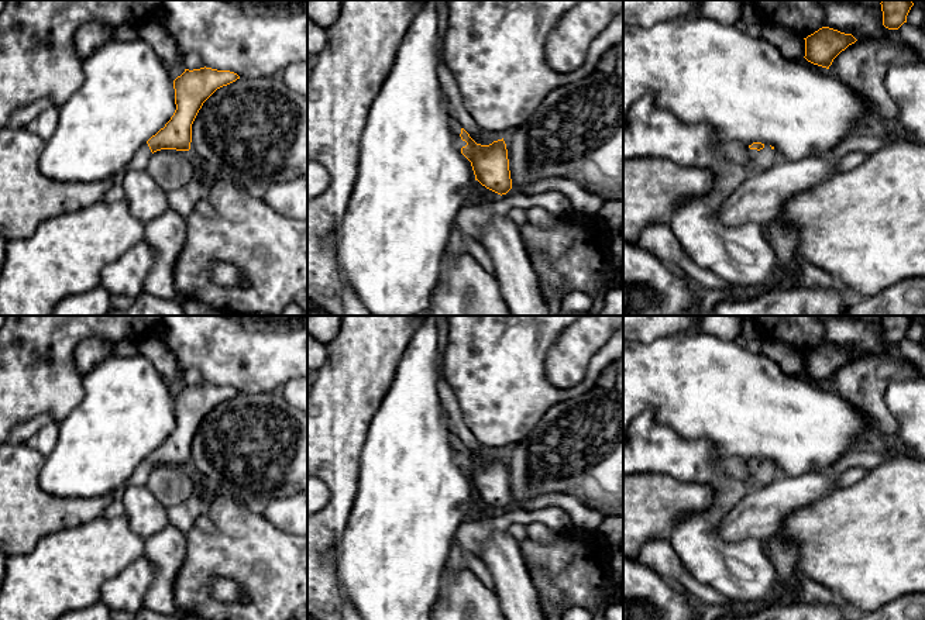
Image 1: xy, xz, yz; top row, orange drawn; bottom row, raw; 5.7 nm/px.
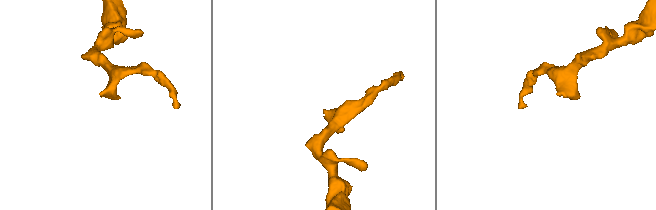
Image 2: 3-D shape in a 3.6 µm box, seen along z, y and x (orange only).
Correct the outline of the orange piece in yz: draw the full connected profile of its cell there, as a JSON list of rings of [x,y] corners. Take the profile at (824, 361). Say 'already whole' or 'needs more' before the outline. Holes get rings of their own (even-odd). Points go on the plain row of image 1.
already whole | [[[822,342],[805,355],[805,375],[814,380],[829,385],[833,375],[857,355],[852,349]]]

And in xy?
needs more | [[[212,383],[185,385],[173,396],[176,426],[171,435],[152,451],[133,472],[130,479],[107,496],[99,497],[58,497],[42,490],[39,473],[45,465],[45,457],[25,444],[4,442],[0,445],[0,552],[7,557],[31,552],[45,535],[86,524],[103,517],[106,507],[121,499],[127,486],[144,486],[151,471],[161,465],[189,466],[192,458],[192,440],[203,418],[220,403],[240,395],[230,386]]]

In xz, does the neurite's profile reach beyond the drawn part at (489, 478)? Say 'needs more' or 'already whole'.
needs more

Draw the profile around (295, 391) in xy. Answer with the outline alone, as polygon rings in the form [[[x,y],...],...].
[[[307,376],[288,380],[281,392],[288,404],[307,414]]]

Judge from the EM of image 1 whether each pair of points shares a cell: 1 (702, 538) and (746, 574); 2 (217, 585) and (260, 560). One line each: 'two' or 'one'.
1: one
2: two

